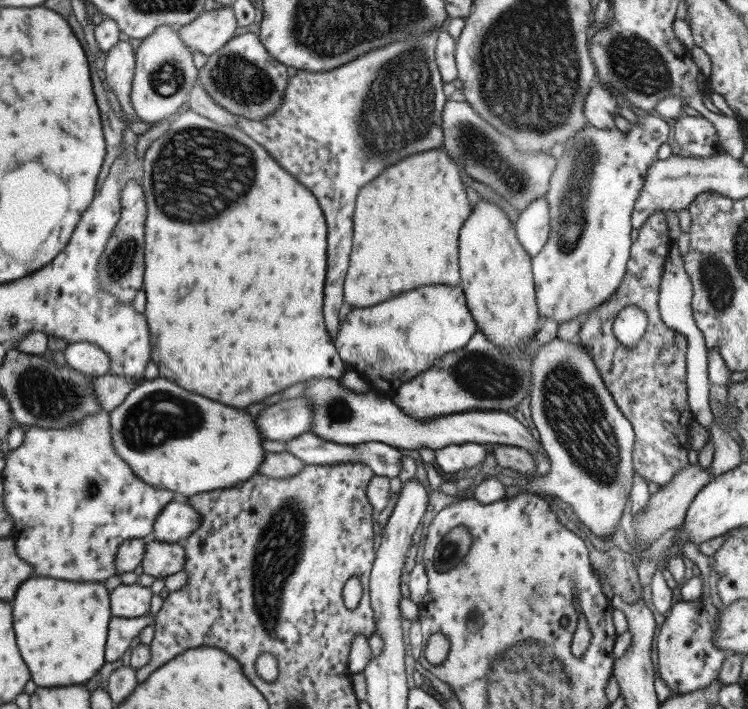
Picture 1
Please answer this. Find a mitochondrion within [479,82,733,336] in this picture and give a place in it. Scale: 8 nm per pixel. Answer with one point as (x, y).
(571, 236)

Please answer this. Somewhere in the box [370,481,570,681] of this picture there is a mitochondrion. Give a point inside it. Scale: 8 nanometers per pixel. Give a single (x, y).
(449, 553)

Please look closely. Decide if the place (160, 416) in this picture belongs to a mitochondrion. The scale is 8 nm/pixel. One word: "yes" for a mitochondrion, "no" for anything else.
yes

